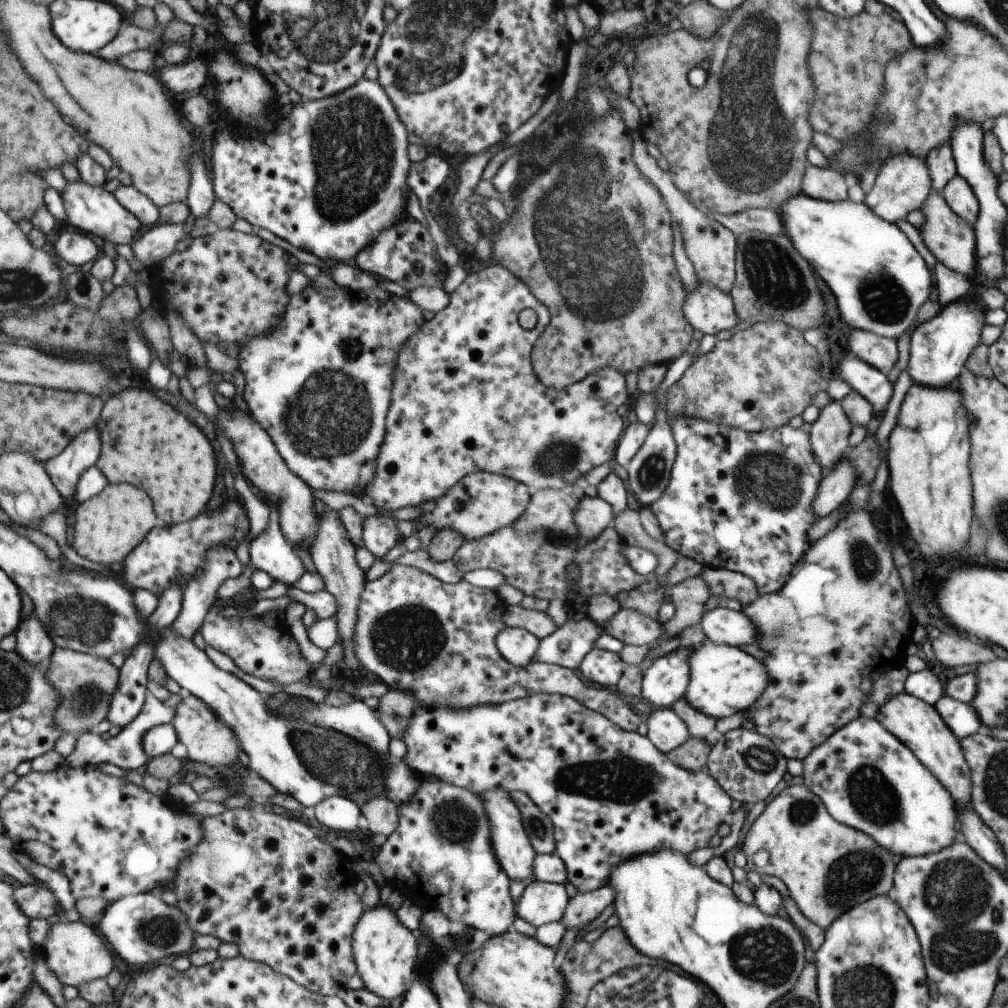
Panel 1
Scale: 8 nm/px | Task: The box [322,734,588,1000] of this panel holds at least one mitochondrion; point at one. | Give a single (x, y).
(453, 823)

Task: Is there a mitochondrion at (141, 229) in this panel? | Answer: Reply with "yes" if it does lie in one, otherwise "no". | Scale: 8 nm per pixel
no

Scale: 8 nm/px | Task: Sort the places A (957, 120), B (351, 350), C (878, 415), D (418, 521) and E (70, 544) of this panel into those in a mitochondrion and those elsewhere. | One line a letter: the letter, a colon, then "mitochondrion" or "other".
A: other
B: mitochondrion
C: other
D: other
E: other

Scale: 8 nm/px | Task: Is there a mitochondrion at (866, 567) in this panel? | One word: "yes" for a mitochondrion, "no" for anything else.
yes

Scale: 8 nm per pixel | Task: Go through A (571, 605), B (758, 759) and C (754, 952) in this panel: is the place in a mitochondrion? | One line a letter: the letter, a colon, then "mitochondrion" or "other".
A: other
B: mitochondrion
C: mitochondrion

